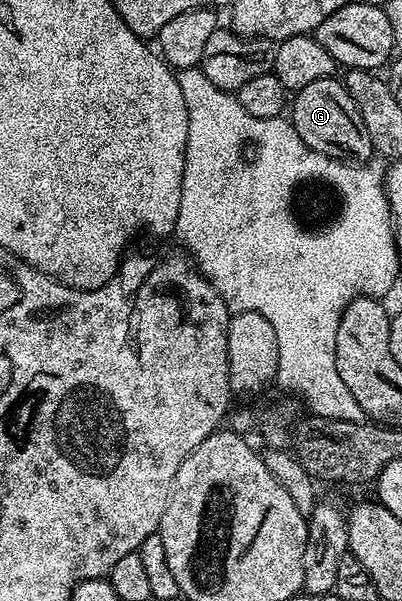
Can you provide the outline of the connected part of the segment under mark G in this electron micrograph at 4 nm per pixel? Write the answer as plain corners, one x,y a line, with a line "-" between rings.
329,77
295,92
290,103
290,122
310,150
330,159
360,161
356,159
368,159
374,154
370,127
366,115
360,111
363,111
361,104
353,101
343,82

